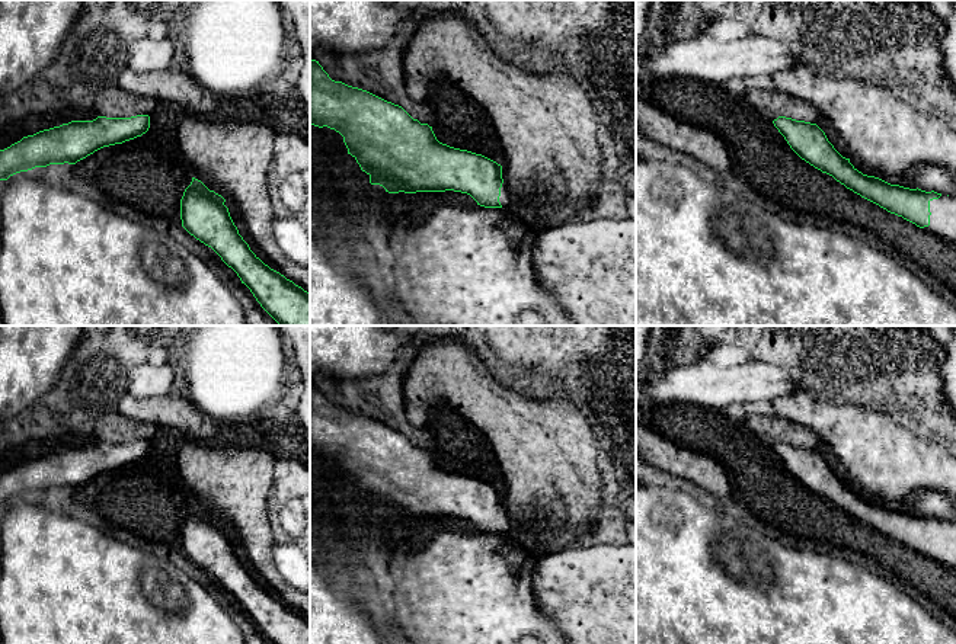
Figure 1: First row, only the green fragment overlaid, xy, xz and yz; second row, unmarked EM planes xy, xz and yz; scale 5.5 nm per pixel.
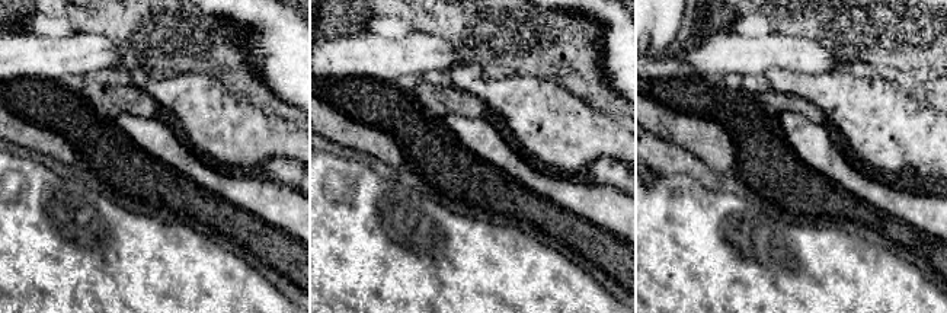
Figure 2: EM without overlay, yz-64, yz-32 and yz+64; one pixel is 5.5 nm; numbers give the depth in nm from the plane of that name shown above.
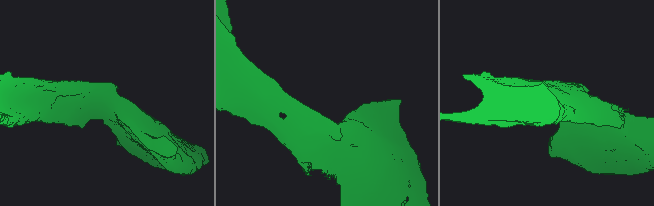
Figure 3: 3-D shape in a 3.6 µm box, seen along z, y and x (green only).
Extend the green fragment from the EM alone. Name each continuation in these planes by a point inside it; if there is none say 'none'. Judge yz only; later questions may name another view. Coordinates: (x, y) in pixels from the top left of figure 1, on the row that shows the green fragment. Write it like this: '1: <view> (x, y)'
1: yz (943, 211)

